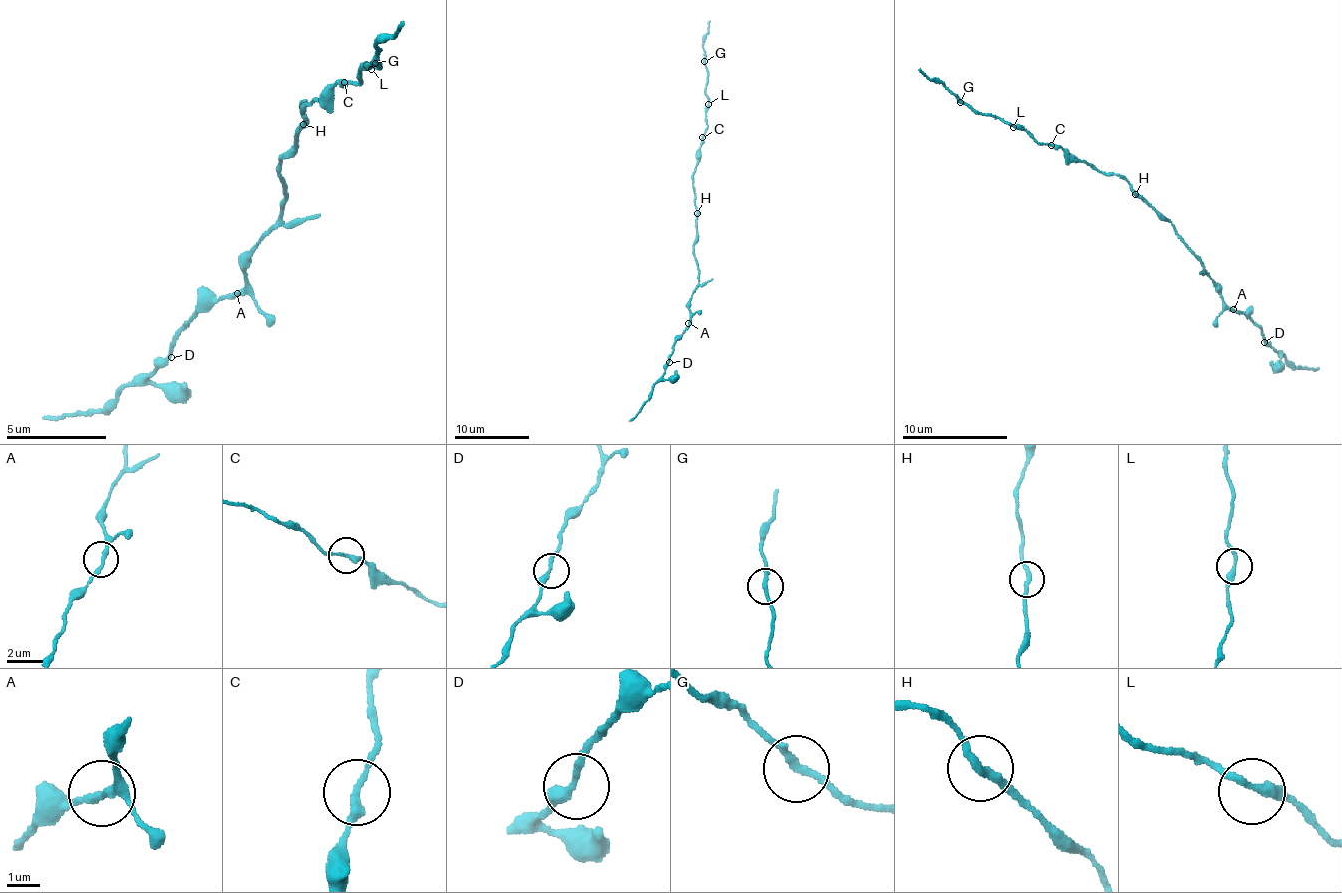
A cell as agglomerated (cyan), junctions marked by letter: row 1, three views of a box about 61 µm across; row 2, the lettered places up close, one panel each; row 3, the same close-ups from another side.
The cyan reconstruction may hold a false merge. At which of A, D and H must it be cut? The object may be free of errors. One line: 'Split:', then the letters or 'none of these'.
Split: none of these

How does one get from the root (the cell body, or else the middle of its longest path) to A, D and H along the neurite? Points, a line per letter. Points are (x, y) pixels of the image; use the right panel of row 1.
A: (1159, 216), (1175, 227), (1175, 235), (1196, 256), (1215, 284), (1218, 295), (1233, 309)
D: (1159, 216), (1175, 227), (1175, 235), (1201, 263), (1223, 301), (1245, 314), (1245, 317), (1262, 329), (1264, 342)
H: (1159, 216), (1136, 195)

